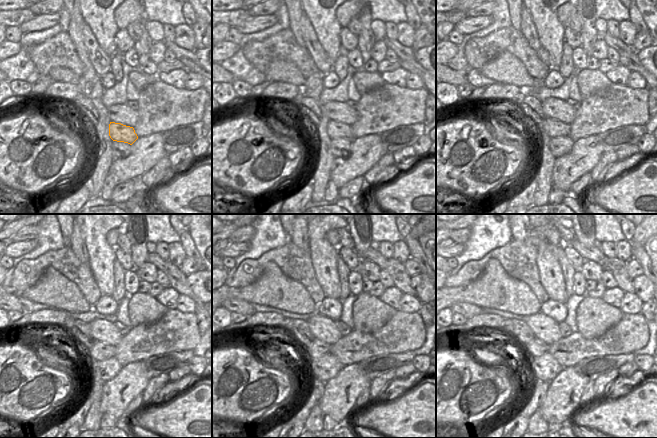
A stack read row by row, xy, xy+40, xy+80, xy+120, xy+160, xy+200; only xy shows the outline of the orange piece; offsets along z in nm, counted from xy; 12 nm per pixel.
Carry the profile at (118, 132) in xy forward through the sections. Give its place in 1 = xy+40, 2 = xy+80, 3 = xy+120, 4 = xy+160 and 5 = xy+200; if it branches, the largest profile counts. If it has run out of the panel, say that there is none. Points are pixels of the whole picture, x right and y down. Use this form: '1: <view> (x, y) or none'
1: xy+40 (335, 129)
2: xy+80 (553, 128)
3: xy+120 (100, 351)
4: xy+160 (316, 349)
5: xy+200 (537, 347)

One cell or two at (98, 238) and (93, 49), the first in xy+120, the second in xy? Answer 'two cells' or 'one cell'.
two cells

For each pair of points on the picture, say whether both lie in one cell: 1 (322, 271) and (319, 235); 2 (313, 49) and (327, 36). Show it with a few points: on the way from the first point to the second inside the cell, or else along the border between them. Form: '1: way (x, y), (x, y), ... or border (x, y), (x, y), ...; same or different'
1: way (322, 262), (322, 252), (319, 244); same
2: border (310, 21), (317, 41), (334, 61); different

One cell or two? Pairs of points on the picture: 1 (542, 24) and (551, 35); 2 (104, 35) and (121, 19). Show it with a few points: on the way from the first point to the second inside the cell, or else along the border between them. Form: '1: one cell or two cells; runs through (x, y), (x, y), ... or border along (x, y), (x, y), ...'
1: one cell; runs through (545, 27), (550, 32)
2: two cells; border along (113, 10), (113, 19), (118, 28)

